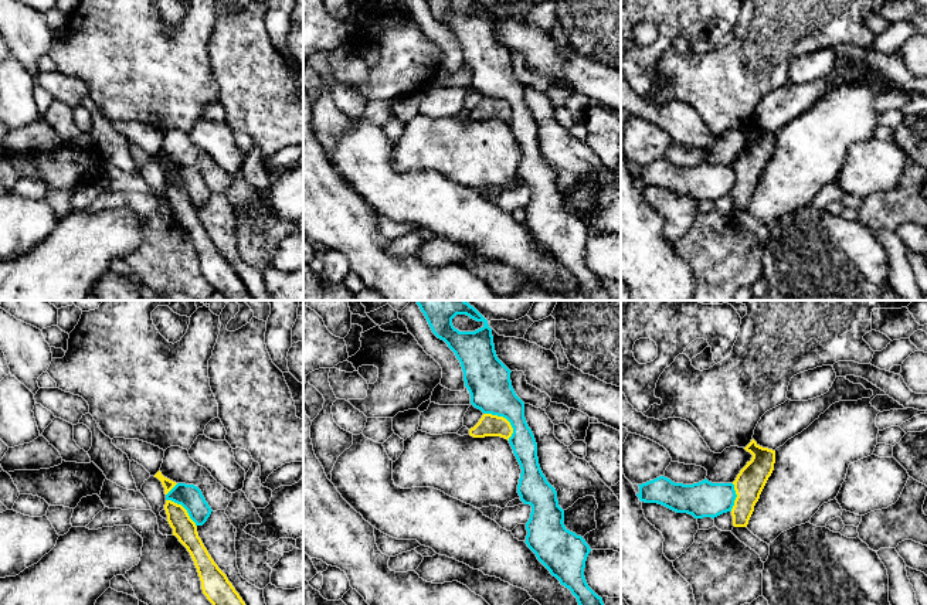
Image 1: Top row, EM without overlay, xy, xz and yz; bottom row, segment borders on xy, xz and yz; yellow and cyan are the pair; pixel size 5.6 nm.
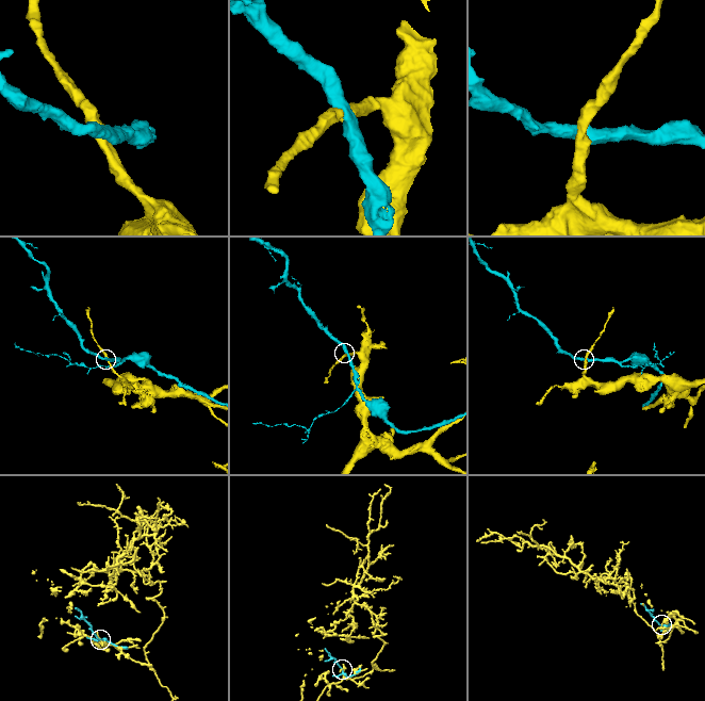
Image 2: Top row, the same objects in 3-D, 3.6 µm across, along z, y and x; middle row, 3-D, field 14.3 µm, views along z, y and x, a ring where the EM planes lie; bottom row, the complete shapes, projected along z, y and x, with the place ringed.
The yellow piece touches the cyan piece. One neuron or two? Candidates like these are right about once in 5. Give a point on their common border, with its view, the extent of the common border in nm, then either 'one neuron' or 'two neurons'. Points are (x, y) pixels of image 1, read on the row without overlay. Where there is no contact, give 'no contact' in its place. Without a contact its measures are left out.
xz (505, 101) | 220 nm | two neurons

